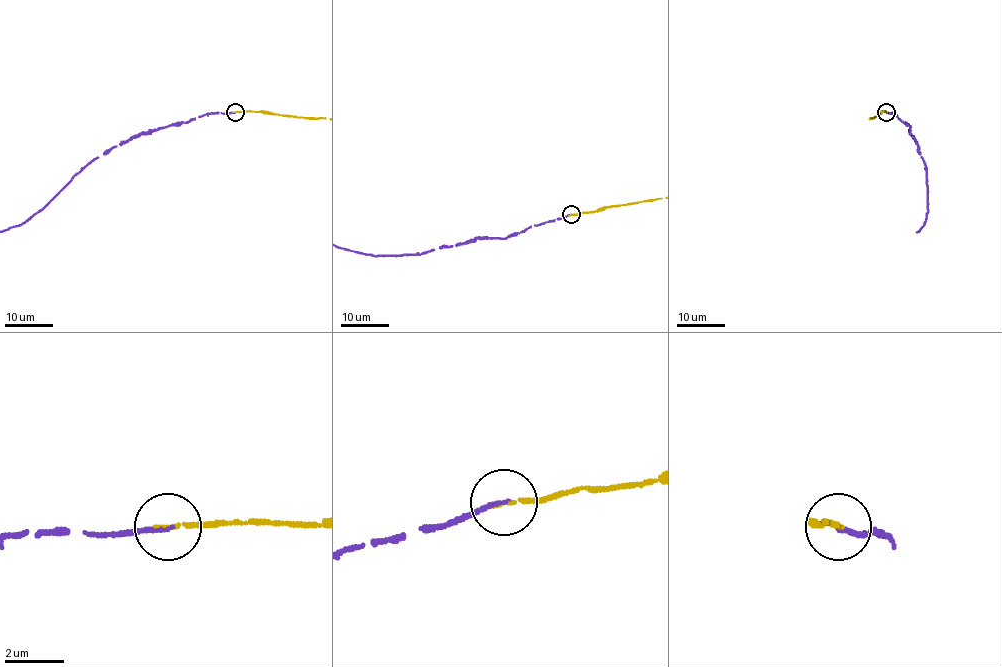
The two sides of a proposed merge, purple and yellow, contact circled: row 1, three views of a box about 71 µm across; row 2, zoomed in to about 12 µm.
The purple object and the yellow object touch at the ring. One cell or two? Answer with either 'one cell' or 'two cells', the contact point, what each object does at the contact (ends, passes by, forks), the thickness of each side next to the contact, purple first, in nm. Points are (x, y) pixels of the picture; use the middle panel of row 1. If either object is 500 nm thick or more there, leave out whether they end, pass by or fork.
one cell; at (571, 214); purple ends there; yellow ends there; 130 nm thick on the purple side, 140 nm on the other

